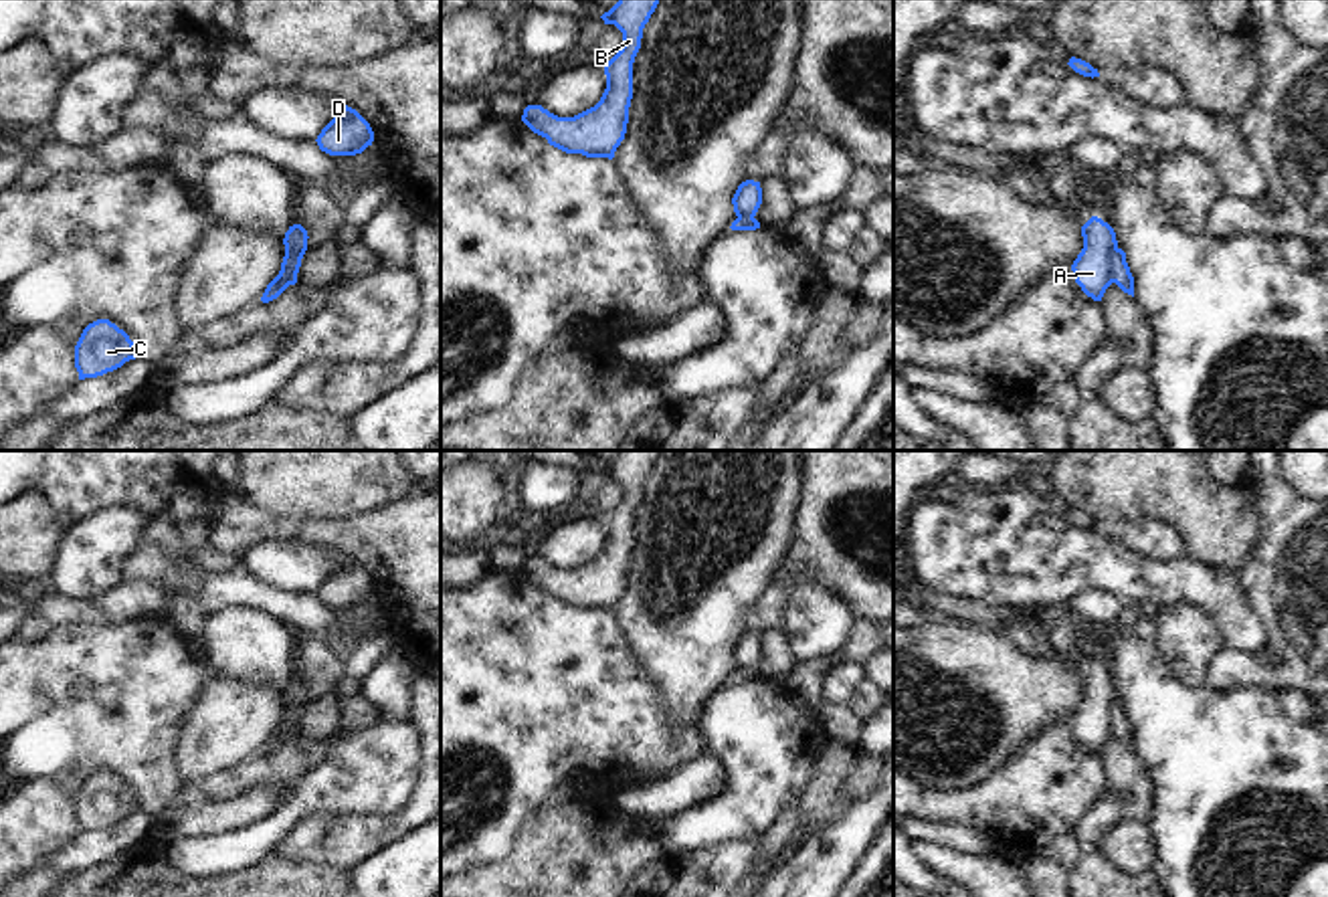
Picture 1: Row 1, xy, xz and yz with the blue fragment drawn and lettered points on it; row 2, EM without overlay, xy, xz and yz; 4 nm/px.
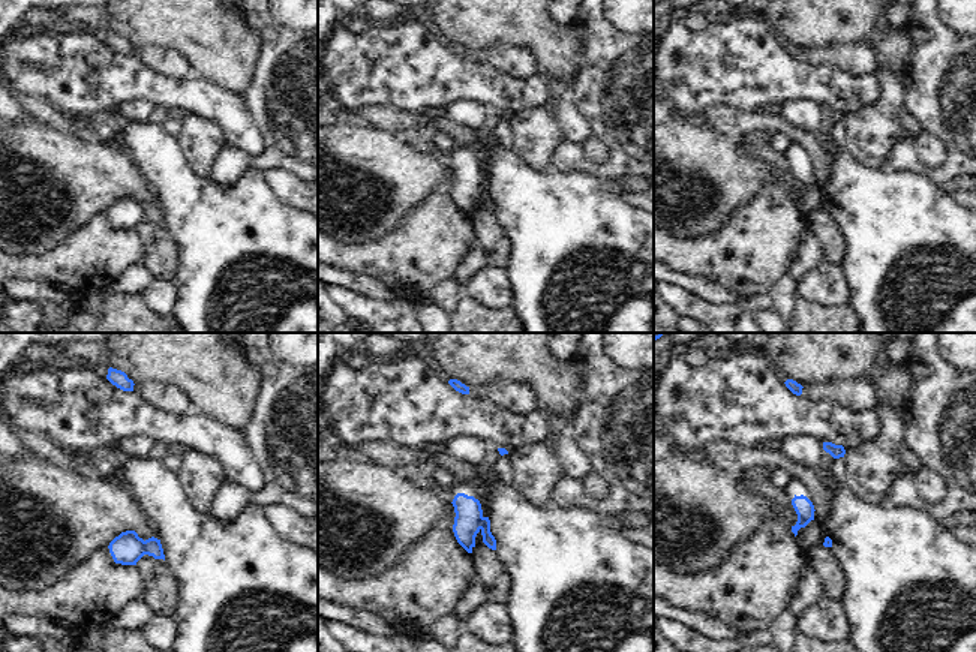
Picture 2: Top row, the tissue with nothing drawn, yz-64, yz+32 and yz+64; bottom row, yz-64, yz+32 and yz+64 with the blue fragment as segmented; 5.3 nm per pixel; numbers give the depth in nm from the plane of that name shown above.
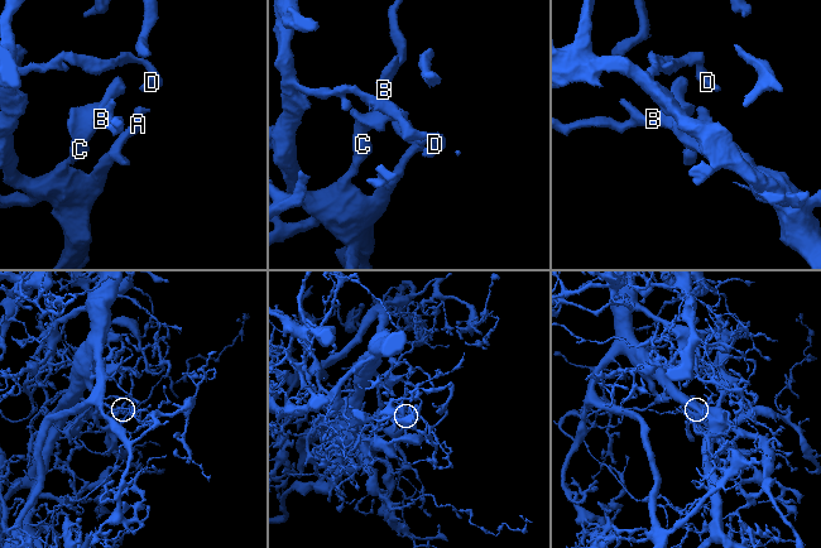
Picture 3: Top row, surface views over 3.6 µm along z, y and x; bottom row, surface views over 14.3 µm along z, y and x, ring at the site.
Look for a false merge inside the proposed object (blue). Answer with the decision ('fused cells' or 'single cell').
fused cells

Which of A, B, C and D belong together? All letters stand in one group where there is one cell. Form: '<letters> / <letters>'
A / B C D

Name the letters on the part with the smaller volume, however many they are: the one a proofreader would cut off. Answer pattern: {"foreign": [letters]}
{"foreign": ["A"]}

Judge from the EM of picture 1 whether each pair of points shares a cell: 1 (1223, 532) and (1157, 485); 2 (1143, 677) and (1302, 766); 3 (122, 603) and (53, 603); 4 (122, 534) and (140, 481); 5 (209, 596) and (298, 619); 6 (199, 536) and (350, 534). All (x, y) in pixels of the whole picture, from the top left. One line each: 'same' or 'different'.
1: same
2: same
3: same
4: different
5: same
6: different

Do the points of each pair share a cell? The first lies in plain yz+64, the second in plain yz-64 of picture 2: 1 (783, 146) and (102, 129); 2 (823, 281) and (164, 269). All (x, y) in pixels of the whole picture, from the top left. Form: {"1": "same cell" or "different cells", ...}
{"1": "same cell", "2": "different cells"}

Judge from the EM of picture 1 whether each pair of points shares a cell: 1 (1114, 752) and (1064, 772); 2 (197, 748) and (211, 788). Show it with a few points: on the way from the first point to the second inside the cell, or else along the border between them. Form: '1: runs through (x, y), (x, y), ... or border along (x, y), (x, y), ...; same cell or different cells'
1: border along (1098, 754), (1110, 790); different cells
2: border along (251, 758), (229, 770), (213, 772), (195, 784); different cells

